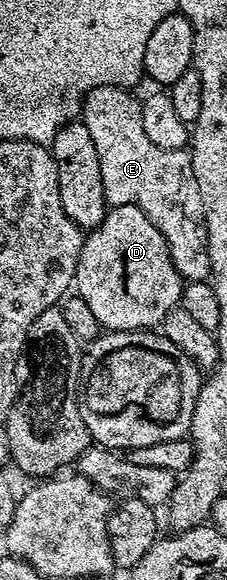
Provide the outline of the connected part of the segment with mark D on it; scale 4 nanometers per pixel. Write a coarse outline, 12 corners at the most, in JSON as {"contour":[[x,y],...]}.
{"contour":[[114,205],[74,289],[101,330],[163,326],[184,278],[162,231]]}

